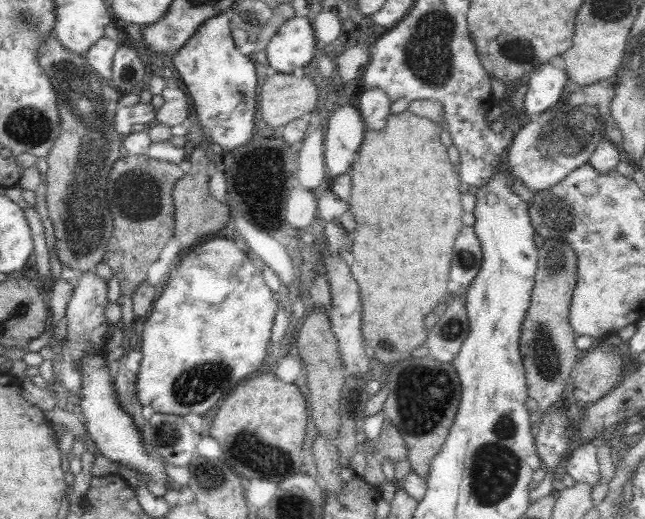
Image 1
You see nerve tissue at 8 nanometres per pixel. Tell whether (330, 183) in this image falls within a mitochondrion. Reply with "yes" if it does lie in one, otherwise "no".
no

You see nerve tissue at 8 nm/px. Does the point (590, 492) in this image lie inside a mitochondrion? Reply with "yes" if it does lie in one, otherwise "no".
no

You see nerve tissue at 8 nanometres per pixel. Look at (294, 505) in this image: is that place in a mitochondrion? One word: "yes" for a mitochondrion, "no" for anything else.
yes

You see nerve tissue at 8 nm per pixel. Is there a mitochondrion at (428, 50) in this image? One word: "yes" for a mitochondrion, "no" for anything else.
yes

